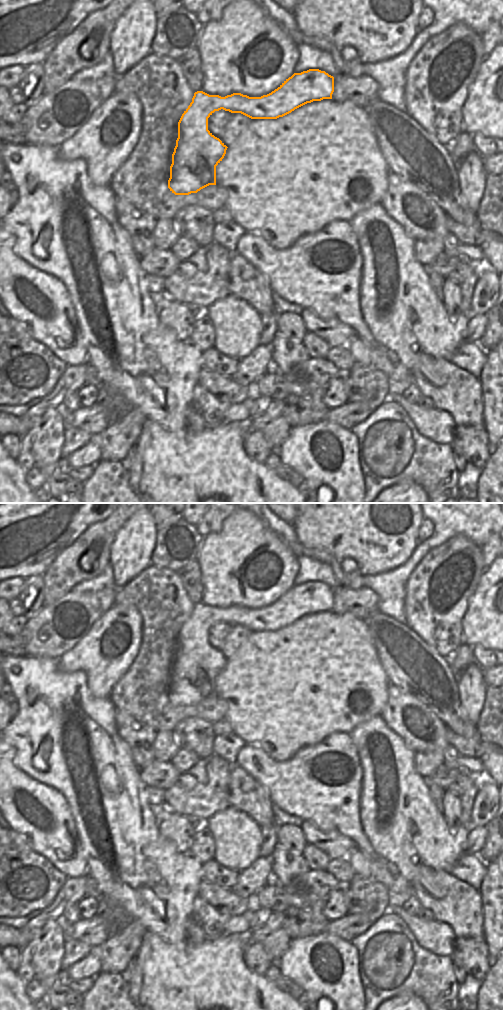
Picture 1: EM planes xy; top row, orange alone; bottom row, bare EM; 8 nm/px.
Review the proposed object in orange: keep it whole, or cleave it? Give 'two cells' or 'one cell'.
one cell

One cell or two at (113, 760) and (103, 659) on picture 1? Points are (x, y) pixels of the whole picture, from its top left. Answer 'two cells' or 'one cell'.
two cells

